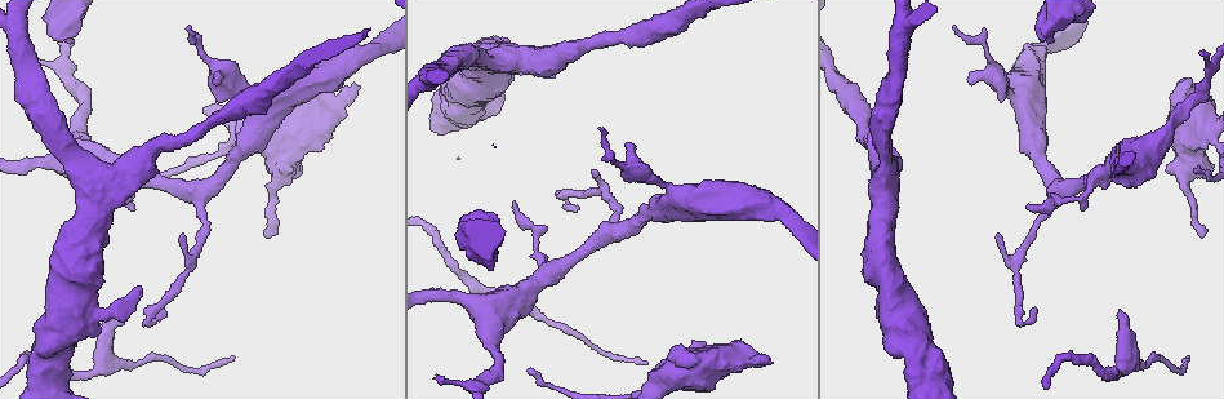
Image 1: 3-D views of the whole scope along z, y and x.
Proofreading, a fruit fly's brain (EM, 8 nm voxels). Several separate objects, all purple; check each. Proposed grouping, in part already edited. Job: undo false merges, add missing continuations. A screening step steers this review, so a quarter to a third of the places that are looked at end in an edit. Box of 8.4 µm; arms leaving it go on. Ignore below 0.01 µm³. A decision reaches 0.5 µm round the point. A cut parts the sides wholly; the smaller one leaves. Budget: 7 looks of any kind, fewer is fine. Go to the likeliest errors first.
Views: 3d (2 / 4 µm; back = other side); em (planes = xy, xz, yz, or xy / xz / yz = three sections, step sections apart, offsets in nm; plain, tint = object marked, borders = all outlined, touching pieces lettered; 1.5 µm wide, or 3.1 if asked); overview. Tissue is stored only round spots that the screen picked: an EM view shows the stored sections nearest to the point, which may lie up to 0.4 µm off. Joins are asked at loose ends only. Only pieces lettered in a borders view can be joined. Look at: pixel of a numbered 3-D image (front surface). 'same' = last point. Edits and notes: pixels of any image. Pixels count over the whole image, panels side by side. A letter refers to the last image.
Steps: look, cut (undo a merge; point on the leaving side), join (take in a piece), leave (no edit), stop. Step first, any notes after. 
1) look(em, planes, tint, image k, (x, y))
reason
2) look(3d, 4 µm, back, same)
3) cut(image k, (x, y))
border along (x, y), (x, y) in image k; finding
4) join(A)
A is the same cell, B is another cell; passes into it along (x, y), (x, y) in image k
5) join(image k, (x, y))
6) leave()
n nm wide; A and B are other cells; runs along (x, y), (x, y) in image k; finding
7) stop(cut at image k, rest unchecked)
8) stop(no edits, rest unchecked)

look(em, planes, borders, image 1, (1041, 39))
branch stops here

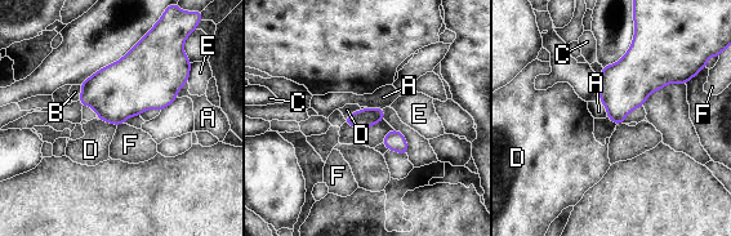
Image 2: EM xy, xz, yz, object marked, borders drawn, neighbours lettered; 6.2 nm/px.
leave()
A, B, C, D, E and F are other cells; border along (99, 119), (116, 125) in image 2; none of them fits

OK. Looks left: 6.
look(3d, 4 µm, image 1, (646, 363))
thin end

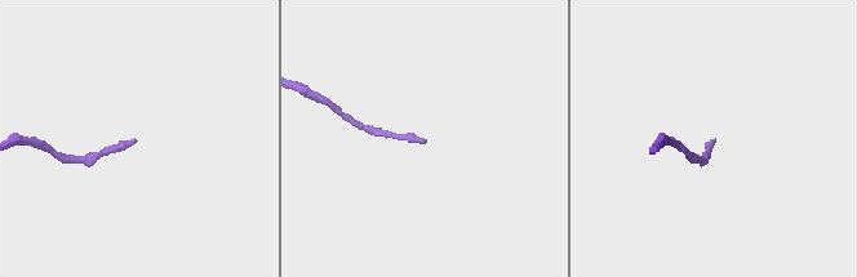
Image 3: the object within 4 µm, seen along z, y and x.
look(em, planes, tint, image 3, (713, 141))

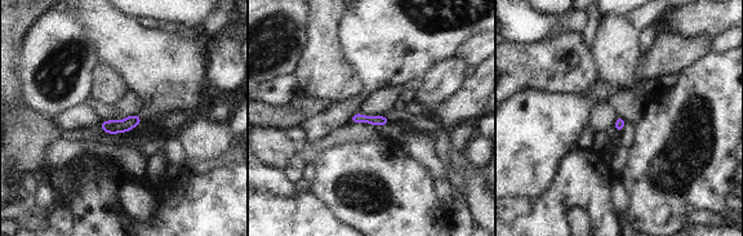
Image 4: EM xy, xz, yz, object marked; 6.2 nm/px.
look(em, planes, borders, same)
see the neighbours

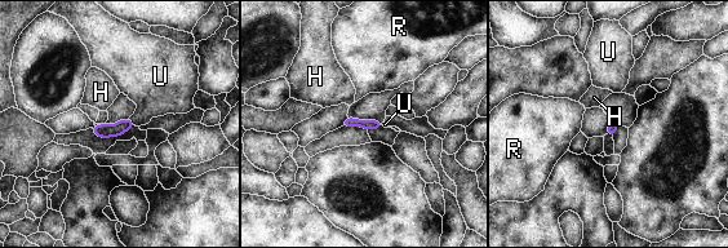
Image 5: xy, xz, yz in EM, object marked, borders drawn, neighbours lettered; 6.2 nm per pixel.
join(U)
U is the same cell, H and R are other cells; passes into it along (102, 131), (132, 122), (156, 91) in image 5; the neuron continues

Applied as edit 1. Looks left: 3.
stop(join at image 5, rest unchecked)

